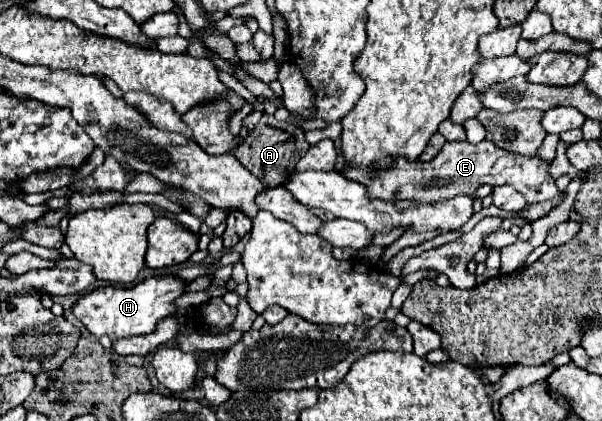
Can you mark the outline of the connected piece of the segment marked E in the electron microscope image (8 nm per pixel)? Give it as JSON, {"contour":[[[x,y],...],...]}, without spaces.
{"contour":[[[491,141],[469,143],[445,143],[435,159],[423,161],[407,161],[407,157],[395,159],[391,169],[383,169],[379,173],[371,173],[371,169],[351,169],[343,167],[343,175],[351,181],[359,181],[367,185],[367,195],[379,197],[383,201],[397,201],[397,199],[415,199],[415,201],[443,201],[447,197],[455,197],[457,193],[473,195],[479,185],[511,185],[515,187],[529,203],[541,203],[559,195],[555,181],[547,173],[549,163],[543,163],[539,157],[523,157],[509,151],[495,147]]]}

